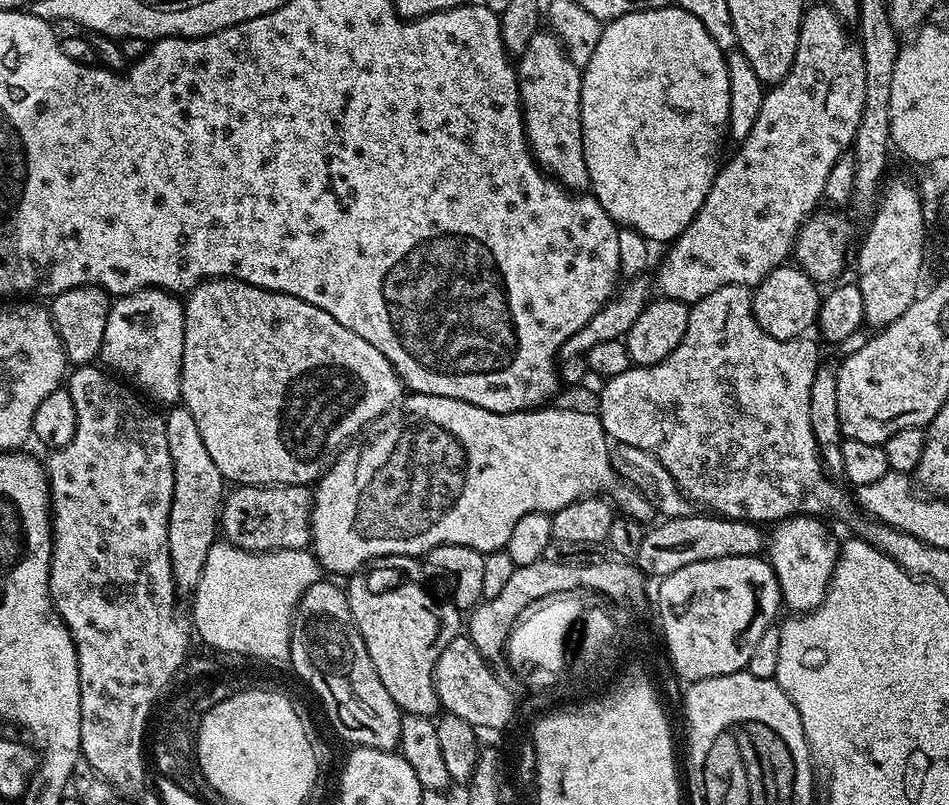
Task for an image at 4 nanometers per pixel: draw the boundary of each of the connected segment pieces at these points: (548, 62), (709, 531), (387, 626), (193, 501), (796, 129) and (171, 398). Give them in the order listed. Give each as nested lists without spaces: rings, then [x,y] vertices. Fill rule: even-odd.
[[[537,30],[530,38],[524,51],[518,56],[518,83],[520,86],[520,107],[524,110],[524,131],[537,161],[569,189],[580,190],[588,184],[586,158],[582,146],[582,118],[580,117],[580,81],[582,72],[571,61],[564,45],[551,31]]]
[[[693,514],[686,517],[661,519],[657,528],[649,527],[644,533],[641,544],[634,549],[634,563],[641,573],[655,578],[674,574],[682,566],[694,562],[713,560],[723,556],[754,556],[763,546],[764,540],[755,523],[746,520],[729,520],[715,514]]]
[[[349,579],[346,591],[356,629],[362,634],[362,642],[366,642],[366,650],[374,662],[374,670],[378,670],[378,678],[382,678],[382,686],[400,694],[396,696],[396,705],[404,712],[419,712],[431,717],[432,711],[441,707],[434,683],[436,663],[450,641],[461,635],[461,609],[451,602],[439,604],[435,595],[424,596],[417,585],[399,588],[394,594],[384,592],[384,596],[376,596],[376,592],[362,590],[362,581]]]
[[[176,406],[167,413],[165,419],[166,440],[170,446],[170,458],[174,466],[174,482],[170,486],[170,522],[168,523],[168,545],[172,558],[172,573],[177,583],[184,589],[195,589],[196,583],[204,575],[204,563],[208,553],[213,551],[218,536],[218,521],[222,501],[226,495],[226,481],[224,475],[214,466],[214,458],[210,458],[210,450],[206,450],[206,442],[202,442],[202,434],[198,434],[198,422],[194,422],[194,414],[183,406]]]
[[[790,73],[785,74],[783,81],[779,84],[769,87],[764,93],[764,101],[758,110],[758,118],[754,122],[750,134],[737,147],[740,149],[737,150],[736,157],[729,164],[727,161],[717,171],[716,181],[713,182],[708,196],[704,199],[700,213],[692,219],[690,226],[686,226],[686,230],[681,236],[671,241],[669,248],[672,249],[669,250],[668,257],[665,258],[664,265],[660,268],[659,295],[670,300],[681,300],[682,303],[691,306],[706,294],[710,294],[727,284],[755,286],[760,281],[765,280],[775,268],[781,267],[787,261],[784,259],[787,256],[789,259],[793,255],[796,247],[796,237],[800,235],[801,228],[804,227],[809,217],[815,213],[812,211],[816,208],[816,199],[819,201],[823,197],[826,178],[830,178],[830,170],[834,170],[834,162],[838,162],[838,158],[845,155],[853,147],[853,140],[862,114],[863,106],[861,106],[860,100],[844,100],[844,104],[840,104],[840,112],[820,112],[820,108],[816,108],[816,100],[812,100],[812,112],[808,112],[808,108],[804,108],[804,100],[800,100],[800,92],[796,92],[796,80],[791,77]]]
[[[145,288],[119,297],[108,309],[99,355],[105,369],[123,378],[133,389],[141,388],[150,399],[167,406],[180,400],[184,304],[176,300],[179,299],[173,293],[159,288]]]

